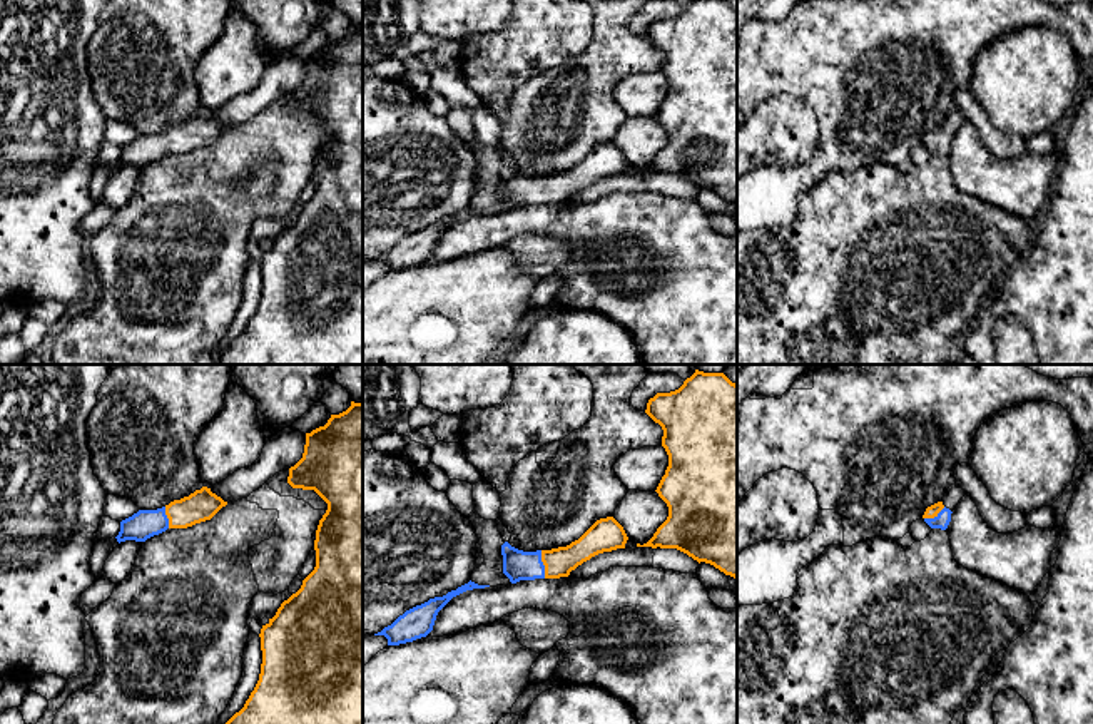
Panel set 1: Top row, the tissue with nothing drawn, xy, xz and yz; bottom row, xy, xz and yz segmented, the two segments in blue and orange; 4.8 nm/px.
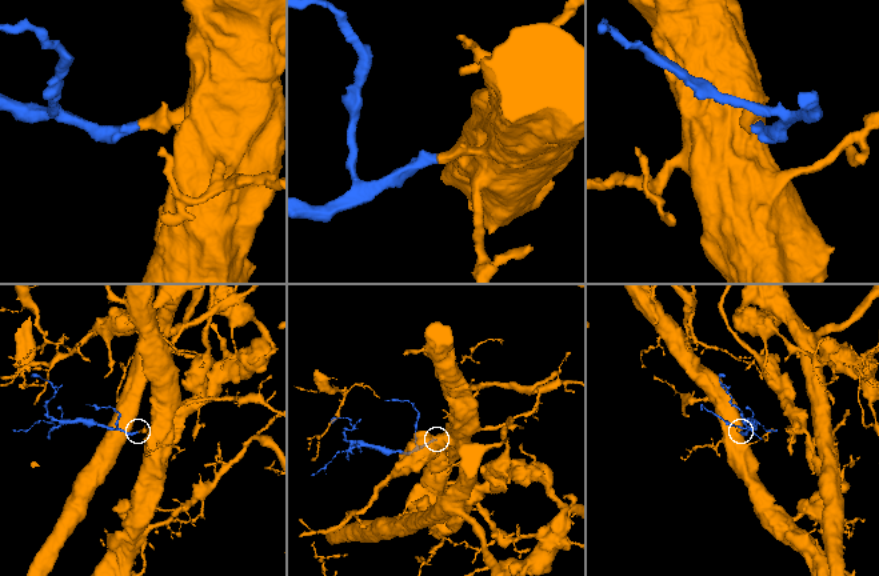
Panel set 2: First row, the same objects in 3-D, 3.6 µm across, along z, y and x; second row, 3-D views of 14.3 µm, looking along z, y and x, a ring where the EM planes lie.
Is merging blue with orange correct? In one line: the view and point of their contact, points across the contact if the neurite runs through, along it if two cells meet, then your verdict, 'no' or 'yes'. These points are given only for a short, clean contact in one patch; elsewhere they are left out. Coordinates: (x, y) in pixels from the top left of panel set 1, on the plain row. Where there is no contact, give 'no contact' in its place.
meets blue in xz at (542, 189); runs through xz (518, 191), (542, 189), (559, 188); yes

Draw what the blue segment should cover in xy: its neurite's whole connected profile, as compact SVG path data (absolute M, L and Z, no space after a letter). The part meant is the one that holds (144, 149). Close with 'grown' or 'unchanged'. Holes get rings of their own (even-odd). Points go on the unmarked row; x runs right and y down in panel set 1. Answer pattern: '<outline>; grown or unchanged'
M202 112L162 134L139 135L120 147L120 157L115 164L119 169L125 166L145 167L167 154L187 154L211 145L226 130L227 127L212 119L211 114Z; grown

